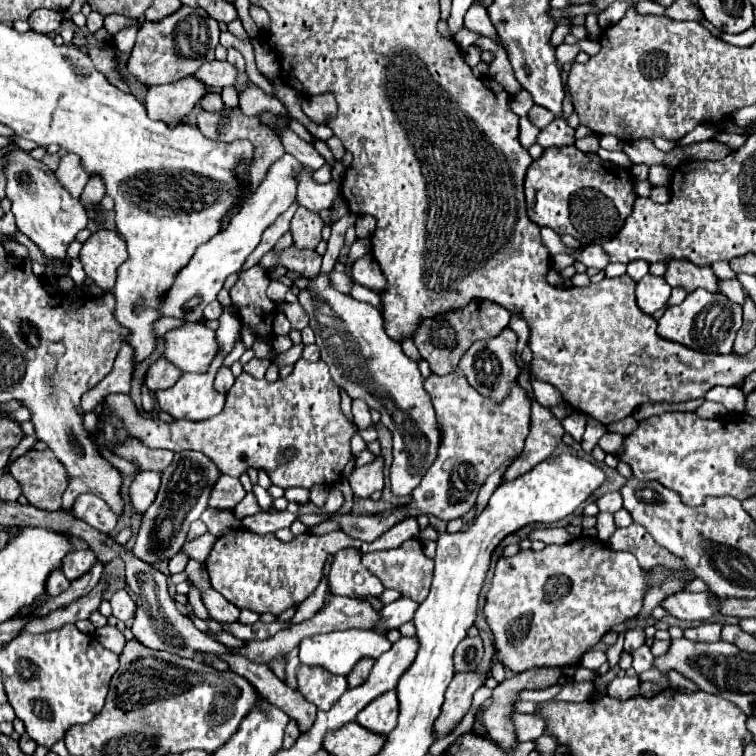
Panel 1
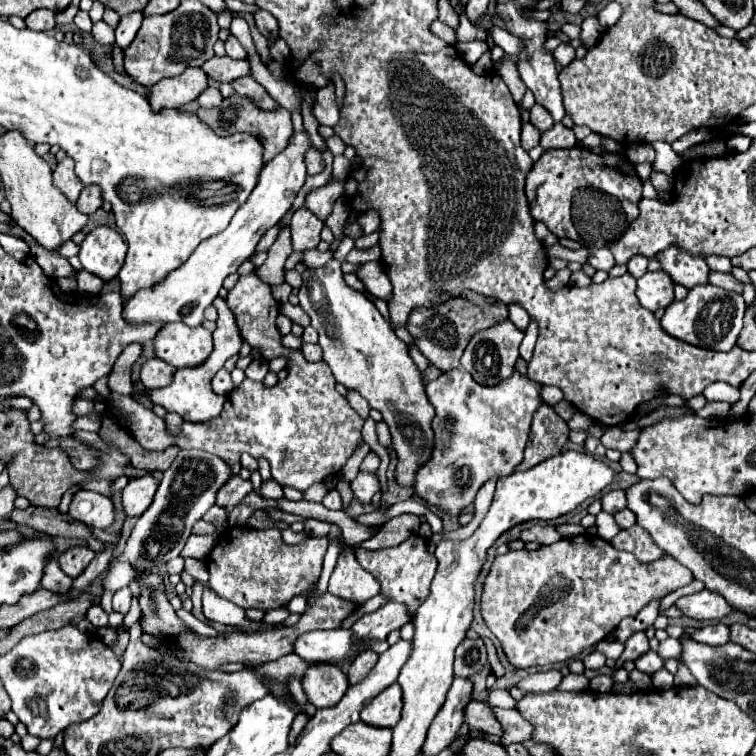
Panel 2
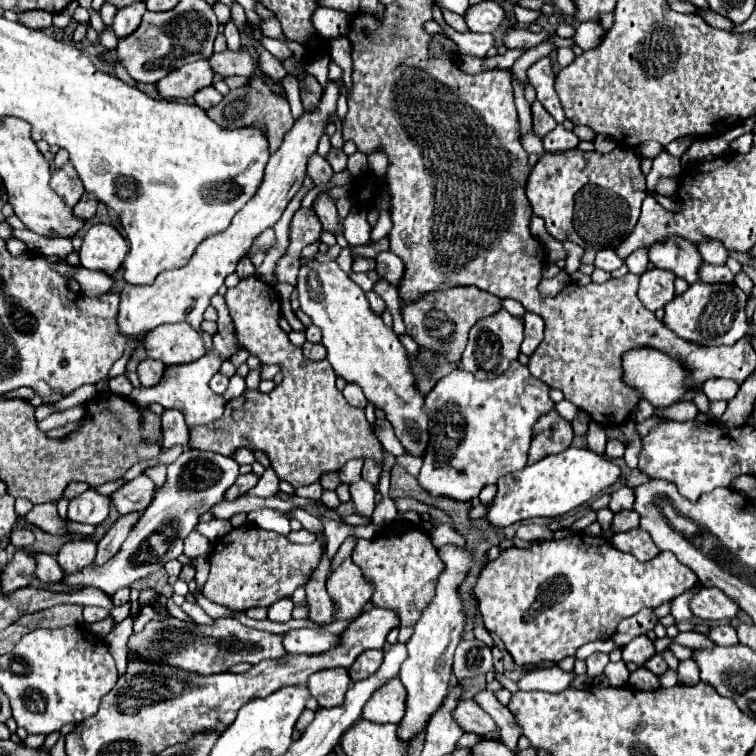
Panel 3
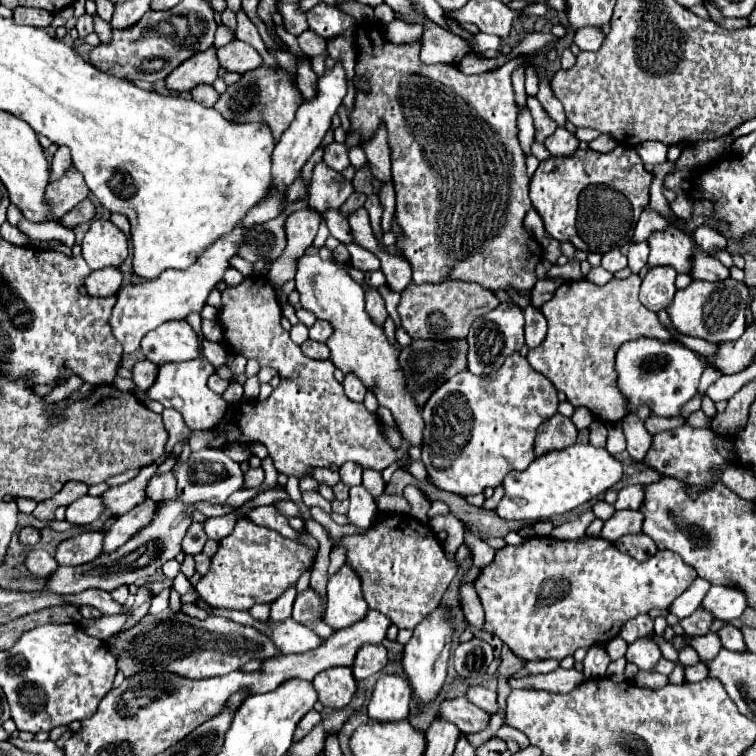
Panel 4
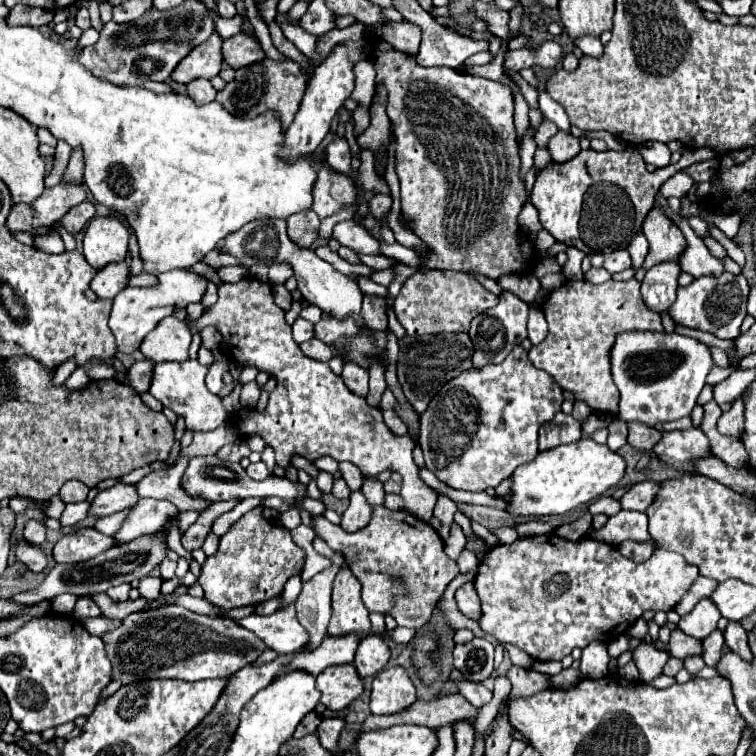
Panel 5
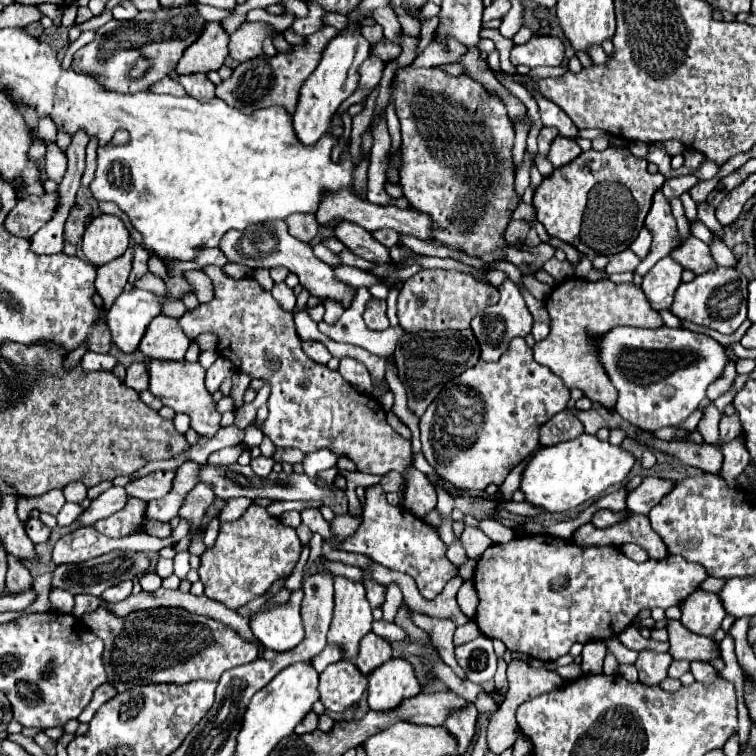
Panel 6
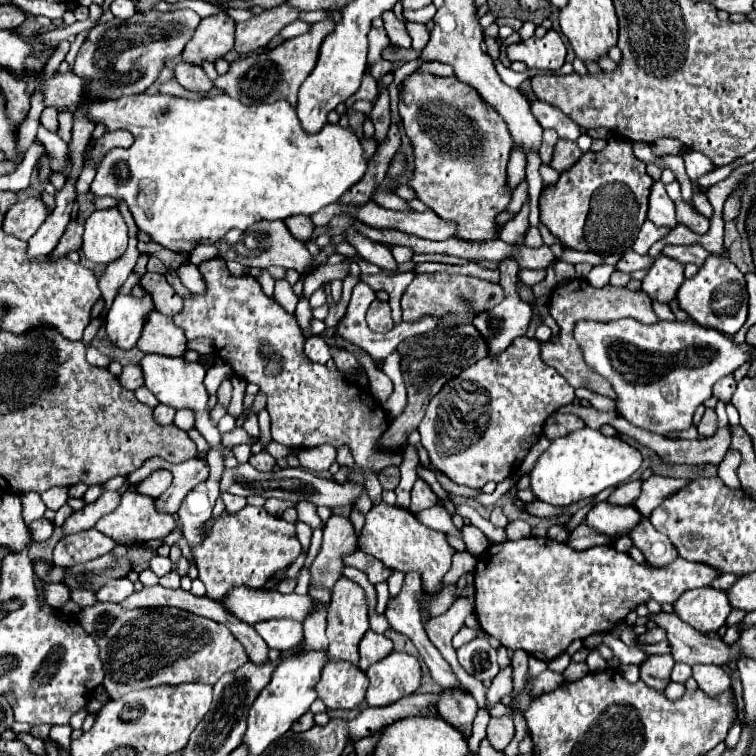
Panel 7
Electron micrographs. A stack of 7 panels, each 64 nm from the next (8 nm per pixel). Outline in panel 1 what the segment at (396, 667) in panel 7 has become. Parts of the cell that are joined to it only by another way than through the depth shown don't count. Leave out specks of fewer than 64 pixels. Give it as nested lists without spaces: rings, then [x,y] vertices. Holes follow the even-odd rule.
[[[392,690],[378,696],[364,710],[360,710],[356,722],[374,734],[386,736],[396,728],[396,718],[398,718],[398,704],[396,704],[396,692]]]

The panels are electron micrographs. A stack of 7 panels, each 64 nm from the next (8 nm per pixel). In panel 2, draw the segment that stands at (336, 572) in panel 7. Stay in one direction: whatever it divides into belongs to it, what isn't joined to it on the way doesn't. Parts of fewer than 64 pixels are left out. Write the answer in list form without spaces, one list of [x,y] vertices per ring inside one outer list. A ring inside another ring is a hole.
[[[358,472],[358,476],[350,482],[354,496],[368,504],[376,492],[380,492],[380,480],[376,472]]]

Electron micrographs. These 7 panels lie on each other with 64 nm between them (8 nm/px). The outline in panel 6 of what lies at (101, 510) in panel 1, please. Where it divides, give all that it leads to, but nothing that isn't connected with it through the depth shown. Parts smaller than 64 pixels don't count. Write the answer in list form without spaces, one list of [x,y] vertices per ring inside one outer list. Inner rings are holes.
[[[66,502],[64,508],[62,508],[60,514],[58,514],[58,526],[70,526],[82,512],[84,512],[84,508],[82,508],[80,504]]]

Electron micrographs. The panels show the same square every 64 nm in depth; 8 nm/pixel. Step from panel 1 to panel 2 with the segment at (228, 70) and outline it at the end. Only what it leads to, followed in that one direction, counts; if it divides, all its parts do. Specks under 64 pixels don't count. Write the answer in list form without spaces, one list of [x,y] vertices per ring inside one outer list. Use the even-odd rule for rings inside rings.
[[[228,56],[224,58],[210,58],[208,62],[202,64],[202,70],[206,72],[206,76],[218,84],[222,82],[232,82],[236,78],[242,78],[246,74],[250,74],[250,66],[246,60],[232,60]]]

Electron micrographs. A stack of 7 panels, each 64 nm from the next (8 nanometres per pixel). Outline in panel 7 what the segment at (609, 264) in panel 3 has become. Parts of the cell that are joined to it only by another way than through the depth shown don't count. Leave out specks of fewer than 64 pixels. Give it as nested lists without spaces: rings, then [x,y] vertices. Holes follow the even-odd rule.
[[[626,250],[626,252],[620,256],[620,260],[618,260],[618,264],[614,266],[614,270],[618,270],[618,272],[634,272],[634,270],[650,268],[652,264],[654,264],[654,258],[652,258],[650,254],[640,256],[640,254],[636,254],[634,250]]]

